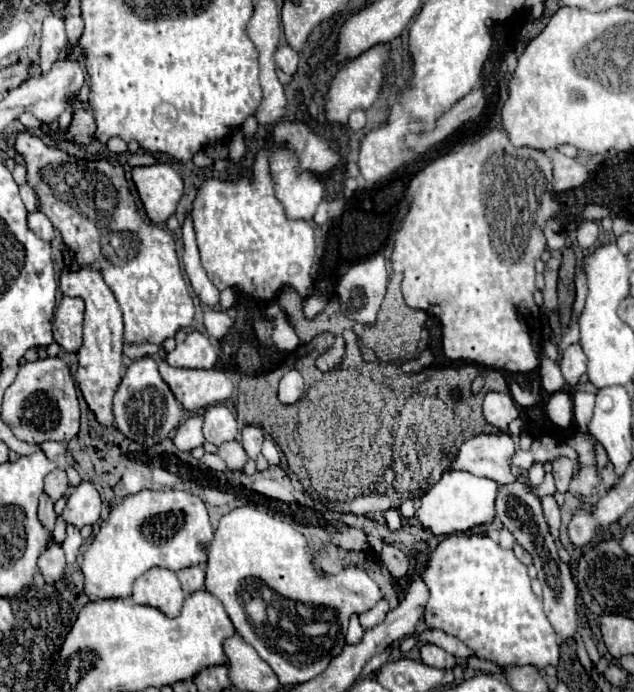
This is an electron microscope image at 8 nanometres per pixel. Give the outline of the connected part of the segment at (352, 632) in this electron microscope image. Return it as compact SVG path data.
M352 615L352 617L350 617L350 625L348 625L346 641L348 641L348 643L356 643L356 641L360 641L362 635L364 635L364 629L362 629L360 623L358 623L358 615Z

